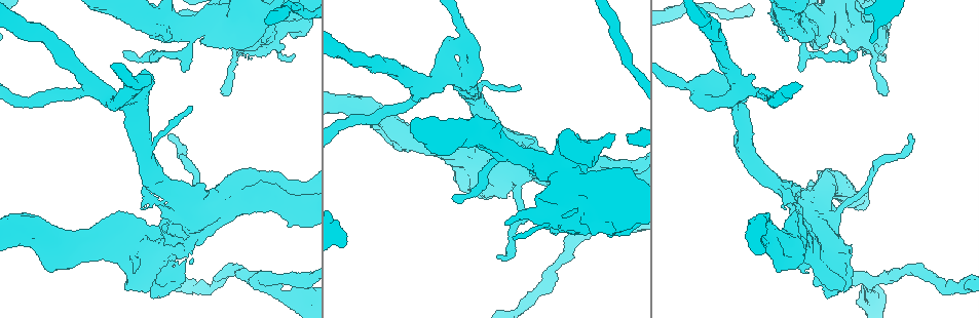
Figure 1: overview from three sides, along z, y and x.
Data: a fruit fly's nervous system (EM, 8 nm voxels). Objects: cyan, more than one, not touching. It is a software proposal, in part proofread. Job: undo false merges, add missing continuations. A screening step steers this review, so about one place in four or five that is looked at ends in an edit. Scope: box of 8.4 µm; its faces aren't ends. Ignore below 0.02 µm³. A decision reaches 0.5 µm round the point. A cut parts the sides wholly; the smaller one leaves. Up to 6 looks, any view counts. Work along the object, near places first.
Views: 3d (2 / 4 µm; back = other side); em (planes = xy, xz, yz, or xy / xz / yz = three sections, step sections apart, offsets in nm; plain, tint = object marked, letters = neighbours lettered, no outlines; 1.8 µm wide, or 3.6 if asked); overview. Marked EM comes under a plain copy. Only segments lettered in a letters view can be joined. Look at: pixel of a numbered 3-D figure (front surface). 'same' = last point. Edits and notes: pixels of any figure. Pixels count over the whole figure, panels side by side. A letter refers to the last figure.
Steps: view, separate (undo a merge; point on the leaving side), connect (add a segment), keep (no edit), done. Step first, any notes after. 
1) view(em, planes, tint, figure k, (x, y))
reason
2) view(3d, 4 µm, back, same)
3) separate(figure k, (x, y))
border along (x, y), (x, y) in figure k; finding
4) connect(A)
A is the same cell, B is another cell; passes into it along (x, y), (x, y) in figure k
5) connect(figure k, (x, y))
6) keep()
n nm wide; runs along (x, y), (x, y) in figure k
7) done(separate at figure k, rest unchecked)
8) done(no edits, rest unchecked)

view(3d, 4 µm, figure 1, (807, 247))
abrupt turn

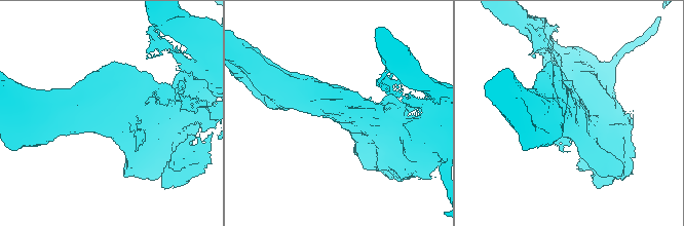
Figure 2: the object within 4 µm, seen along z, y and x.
view(em, yz, step 4, letters, figure 2, (119, 115))
now the EM

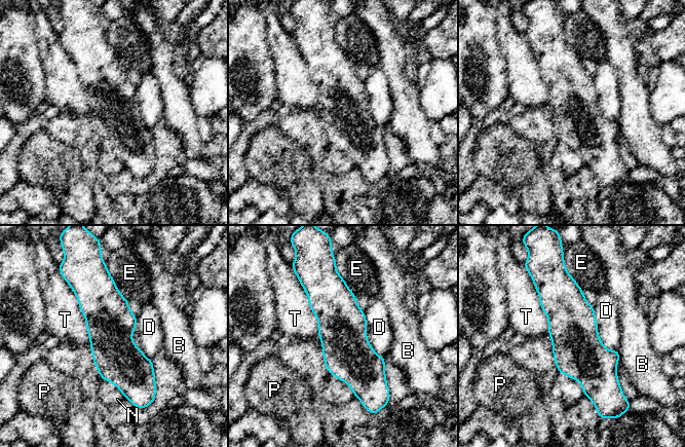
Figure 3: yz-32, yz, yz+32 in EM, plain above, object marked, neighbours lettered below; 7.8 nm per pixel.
keep()
B, D, E, N, P and T are other cells; border along (69, 284), (85, 320), (89, 339) in figure 3; one neuron here

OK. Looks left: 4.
view(3d, 4 µm, figure 1, (870, 281))
branch point

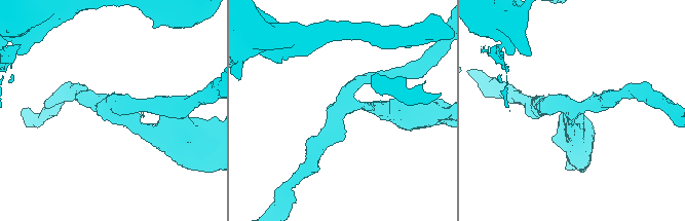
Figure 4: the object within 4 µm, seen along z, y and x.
view(em, planes, tint, figure 4, (570, 108))
3 arms; arms of 220, 260, 360 nm; now the EM

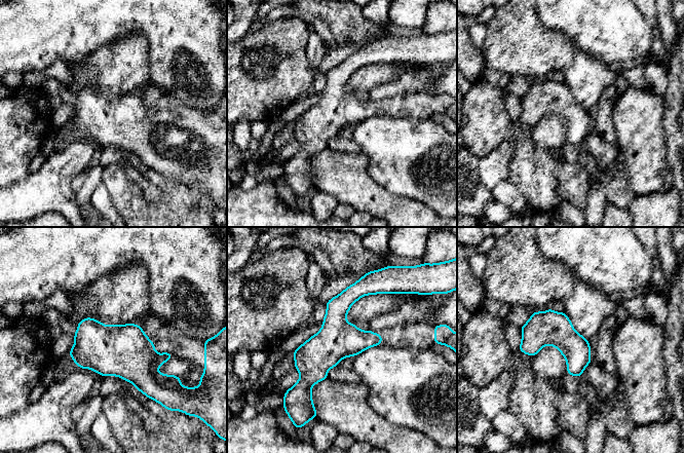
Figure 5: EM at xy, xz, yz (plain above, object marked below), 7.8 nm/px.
view(em, planes, letters, same)

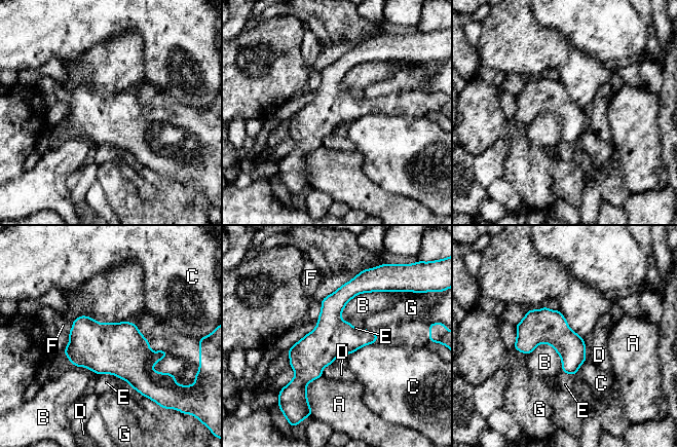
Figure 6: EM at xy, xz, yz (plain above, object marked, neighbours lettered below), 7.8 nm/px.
keep()
A, B, C, D, E, F and G are other cells; border along (388, 291), (358, 293), (341, 320) in figure 6; continuous, no second neuron

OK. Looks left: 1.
done(no edits, rest unchecked)

